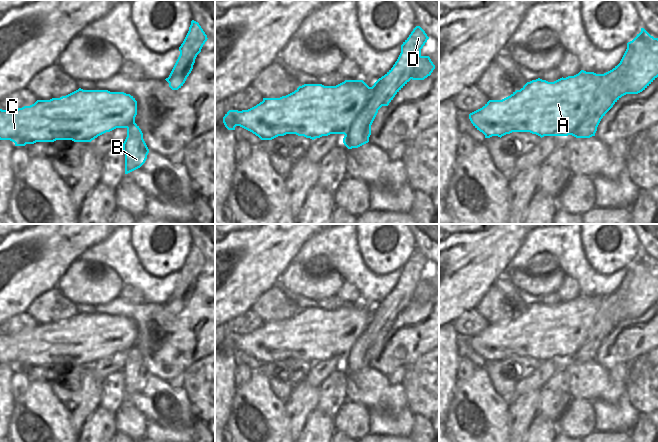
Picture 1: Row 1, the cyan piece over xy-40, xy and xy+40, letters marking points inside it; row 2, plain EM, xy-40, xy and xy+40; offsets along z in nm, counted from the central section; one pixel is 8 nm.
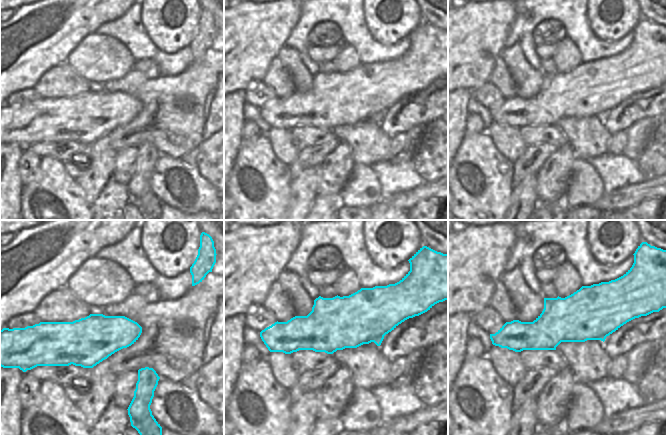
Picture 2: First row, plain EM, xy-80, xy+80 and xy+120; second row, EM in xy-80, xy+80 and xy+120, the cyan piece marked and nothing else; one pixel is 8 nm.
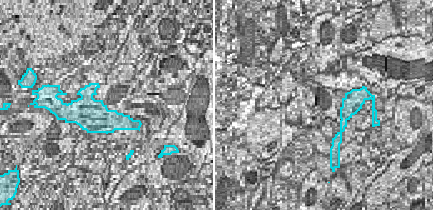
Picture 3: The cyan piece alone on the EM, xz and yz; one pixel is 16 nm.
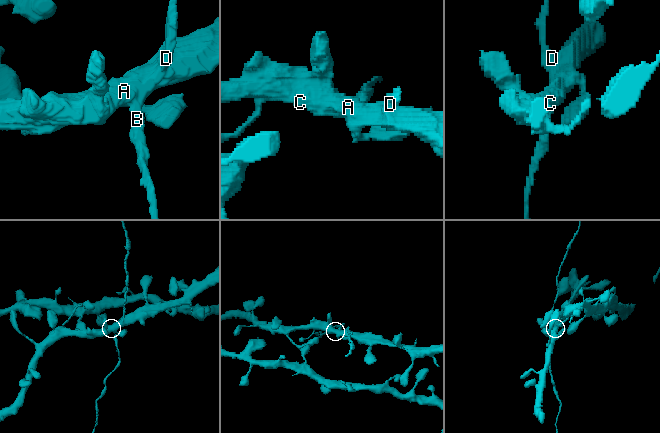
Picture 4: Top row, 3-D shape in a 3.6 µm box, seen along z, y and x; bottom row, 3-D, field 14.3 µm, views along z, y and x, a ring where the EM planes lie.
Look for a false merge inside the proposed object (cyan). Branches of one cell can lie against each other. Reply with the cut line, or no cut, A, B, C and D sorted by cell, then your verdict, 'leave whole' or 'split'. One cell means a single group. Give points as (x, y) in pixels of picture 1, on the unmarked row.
cut in xy+40 along (596, 323), (585, 343), (570, 358); A C / B D; split

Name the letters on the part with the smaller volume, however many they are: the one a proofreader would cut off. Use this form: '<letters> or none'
B, D

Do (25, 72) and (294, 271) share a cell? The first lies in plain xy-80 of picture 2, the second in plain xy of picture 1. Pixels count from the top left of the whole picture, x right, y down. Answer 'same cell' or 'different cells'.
different cells

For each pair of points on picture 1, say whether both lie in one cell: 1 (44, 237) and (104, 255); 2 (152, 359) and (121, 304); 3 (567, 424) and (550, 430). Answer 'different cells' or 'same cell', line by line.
1: different cells
2: same cell
3: different cells

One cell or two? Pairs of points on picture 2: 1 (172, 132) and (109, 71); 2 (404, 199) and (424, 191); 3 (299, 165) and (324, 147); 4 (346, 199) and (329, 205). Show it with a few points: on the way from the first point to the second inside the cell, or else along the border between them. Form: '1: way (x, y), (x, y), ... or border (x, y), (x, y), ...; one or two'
1: border (132, 67), (120, 77), (109, 79), (103, 83); two
2: way (409, 198), (419, 193); one
3: way (305, 160), (318, 152); one
4: border (339, 194), (339, 204), (341, 206); two

